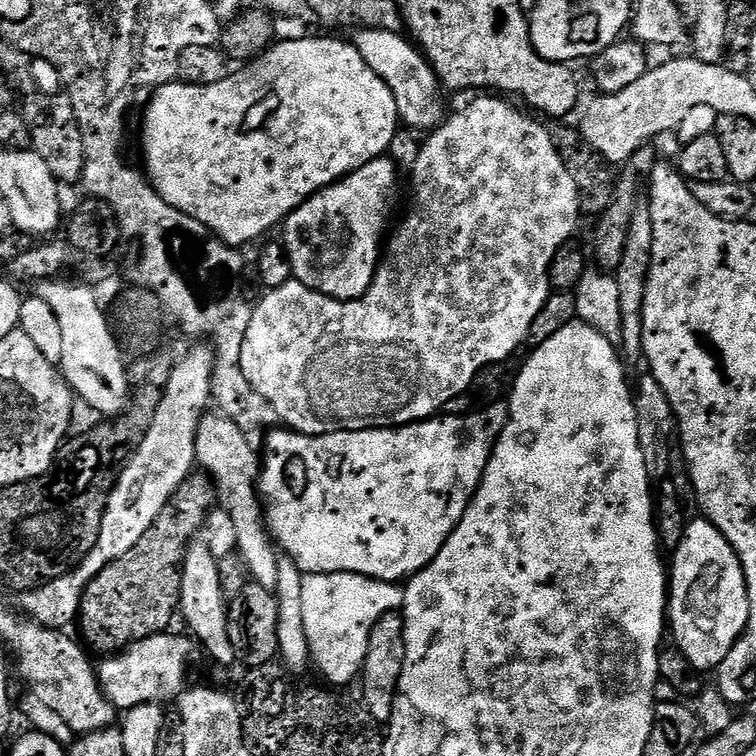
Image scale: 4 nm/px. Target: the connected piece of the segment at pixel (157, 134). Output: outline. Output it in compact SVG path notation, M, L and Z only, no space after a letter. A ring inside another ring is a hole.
M331 35L308 36L305 40L284 40L273 43L267 52L261 52L255 60L245 63L241 70L233 71L231 76L222 82L213 84L185 84L173 82L163 84L151 93L152 101L144 112L144 164L146 176L151 181L161 199L170 207L178 209L182 214L193 216L203 227L216 236L224 236L228 246L247 246L256 240L267 228L281 223L299 204L309 200L315 192L329 188L343 176L357 172L372 160L381 159L384 152L392 144L396 136L396 124L401 123L398 106L394 102L394 94L390 94L390 86L366 66L366 58L356 49L355 44L344 40L331 40Z

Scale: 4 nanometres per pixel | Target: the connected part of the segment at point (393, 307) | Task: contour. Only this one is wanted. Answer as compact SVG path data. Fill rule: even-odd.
M480 94L461 112L447 117L438 128L432 129L428 140L420 148L412 164L412 209L391 236L386 251L378 264L376 277L366 294L358 300L335 300L320 292L310 290L293 278L282 286L265 291L264 297L252 309L249 329L246 330L241 348L241 368L250 386L273 404L281 421L291 431L307 436L325 436L331 432L357 432L367 428L398 428L402 424L415 424L417 420L435 417L444 403L455 396L465 395L471 389L476 375L487 364L503 364L528 339L528 331L538 318L538 310L550 295L548 268L558 250L569 243L576 232L576 223L582 220L580 191L566 170L566 162L552 140L552 132L544 129L536 120L507 104L507 99L492 94Z

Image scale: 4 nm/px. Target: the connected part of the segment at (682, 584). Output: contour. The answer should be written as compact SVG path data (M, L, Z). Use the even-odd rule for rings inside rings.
M707 518L699 519L692 520L687 525L684 537L671 553L666 620L670 625L670 636L676 639L675 647L687 658L689 664L697 670L703 670L703 668L716 670L726 658L726 654L730 654L734 642L743 634L744 627L748 625L750 606L746 594L744 571L736 556L736 551Z

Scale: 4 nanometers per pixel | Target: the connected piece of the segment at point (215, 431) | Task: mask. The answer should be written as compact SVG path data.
M205 414L201 416L196 431L196 463L212 477L219 507L234 518L238 556L252 571L251 579L264 588L275 589L279 576L278 548L268 531L258 491L262 460L248 440L251 440L249 433L235 425L228 416Z

